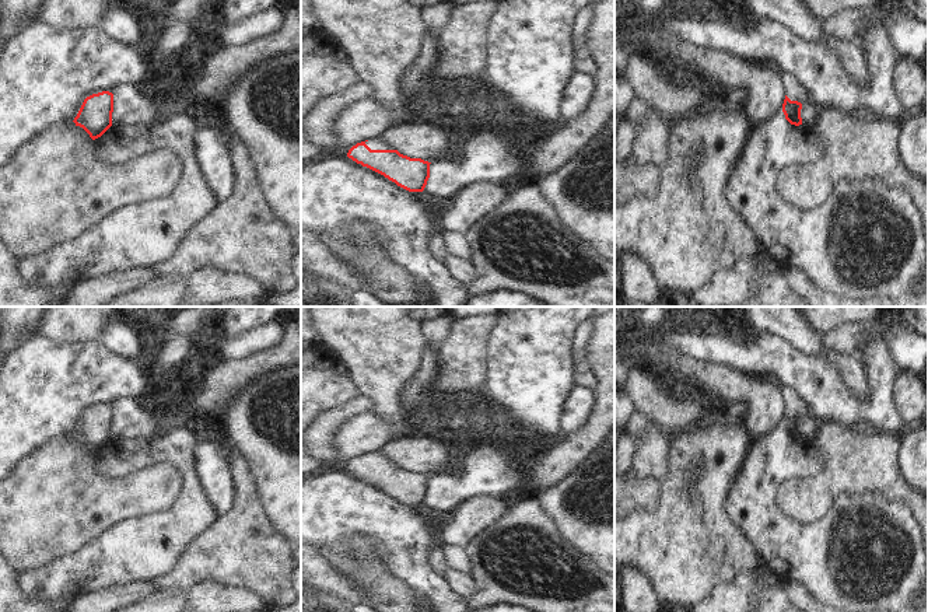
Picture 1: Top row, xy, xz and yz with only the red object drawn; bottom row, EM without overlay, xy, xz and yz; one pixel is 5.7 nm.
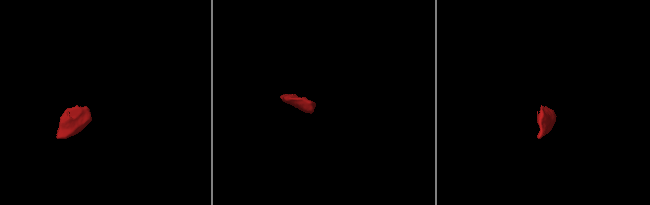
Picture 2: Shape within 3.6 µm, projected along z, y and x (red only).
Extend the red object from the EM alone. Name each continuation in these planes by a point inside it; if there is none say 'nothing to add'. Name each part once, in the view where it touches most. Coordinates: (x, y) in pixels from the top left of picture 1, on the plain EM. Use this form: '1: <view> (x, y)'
1: xz (381, 457)

